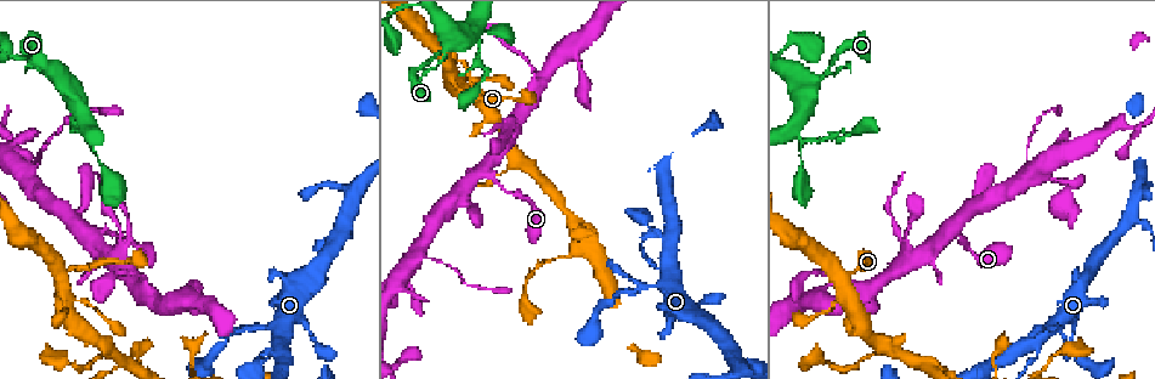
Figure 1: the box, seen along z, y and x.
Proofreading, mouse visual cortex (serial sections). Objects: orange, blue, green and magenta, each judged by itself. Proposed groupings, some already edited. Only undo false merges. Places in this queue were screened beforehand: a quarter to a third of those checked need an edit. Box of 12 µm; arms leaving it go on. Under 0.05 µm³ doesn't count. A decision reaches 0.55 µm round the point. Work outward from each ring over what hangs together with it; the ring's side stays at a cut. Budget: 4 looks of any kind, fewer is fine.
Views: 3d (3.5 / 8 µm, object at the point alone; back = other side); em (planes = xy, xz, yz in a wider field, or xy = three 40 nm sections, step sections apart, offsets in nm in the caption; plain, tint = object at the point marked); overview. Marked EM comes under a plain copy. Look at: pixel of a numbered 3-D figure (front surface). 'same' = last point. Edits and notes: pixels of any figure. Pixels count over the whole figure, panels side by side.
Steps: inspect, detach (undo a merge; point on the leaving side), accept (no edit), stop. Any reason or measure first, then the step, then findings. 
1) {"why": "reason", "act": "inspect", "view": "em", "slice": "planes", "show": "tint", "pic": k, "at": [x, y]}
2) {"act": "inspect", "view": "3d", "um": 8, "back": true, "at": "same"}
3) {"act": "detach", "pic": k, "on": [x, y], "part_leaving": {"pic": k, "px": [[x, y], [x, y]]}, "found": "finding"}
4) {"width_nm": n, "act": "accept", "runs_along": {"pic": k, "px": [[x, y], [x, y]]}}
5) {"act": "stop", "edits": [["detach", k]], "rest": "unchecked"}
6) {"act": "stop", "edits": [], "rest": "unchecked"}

{"why": "a narrow waist", "act": "inspect", "view": "3d", "um": 3.5, "back": true, "pic": 1, "at": [119, 226]}

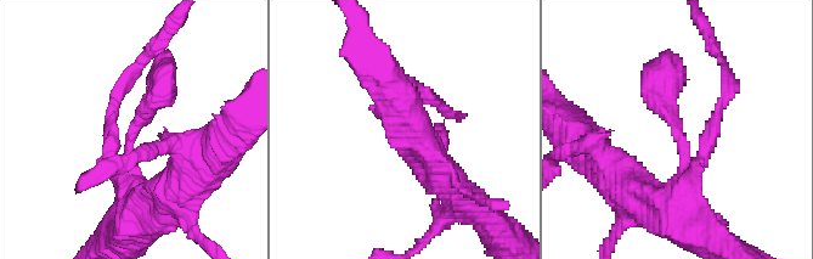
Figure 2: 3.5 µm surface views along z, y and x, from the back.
{"act": "inspect", "view": "em", "slice": "xy", "step": 2, "show": "tint", "pic": 2, "at": [132, 137]}

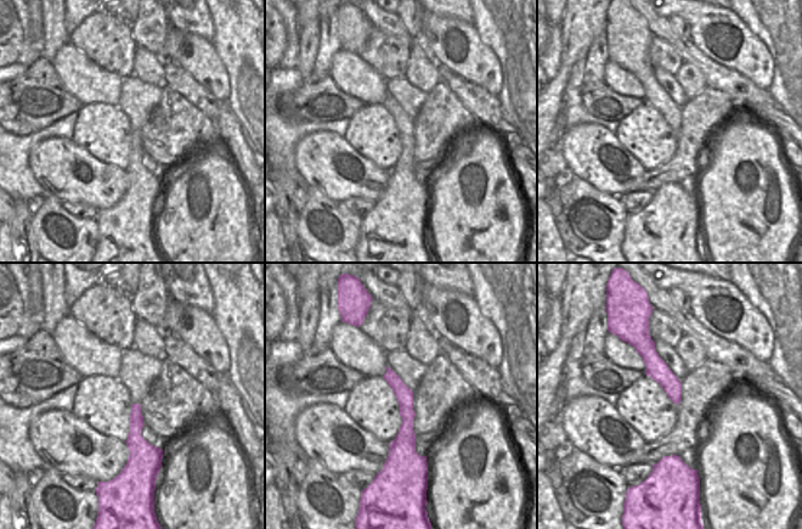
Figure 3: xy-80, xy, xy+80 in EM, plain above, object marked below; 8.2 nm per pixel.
{"arm_widths_nm": [300, 350], "act": "detach", "pic": 2, "on": [112, 107], "part_leaving": {"pic": 2, "px": [[109, 146], [117, 94], [154, 49]]}, "found": "a second cell is stuck on"}

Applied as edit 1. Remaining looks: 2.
{"why": "thick turns thin", "act": "inspect", "view": "3d", "um": 8, "pic": 1, "at": [660, 285]}

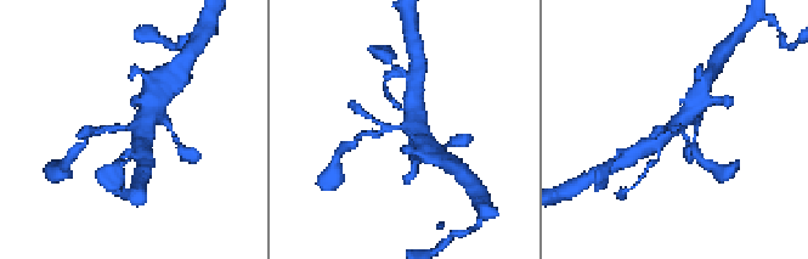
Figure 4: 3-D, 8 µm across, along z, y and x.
{"act": "inspect", "view": "em", "slice": "planes", "show": "tint", "pic": 4, "at": [408, 125]}

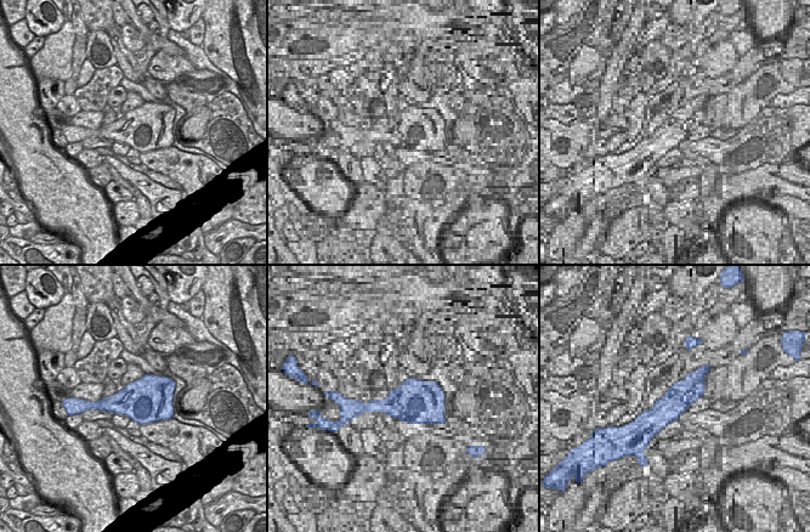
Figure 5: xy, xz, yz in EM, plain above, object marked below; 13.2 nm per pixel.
{"arms": 3, "act": "accept", "runs_along": {"pic": 4, "px": [[151, 105], [143, 128], [100, 130]]}, "found": "all the same cell"}

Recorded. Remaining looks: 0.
{"act": "stop", "edits": [["detach", 2]], "rest": "unchecked"}

